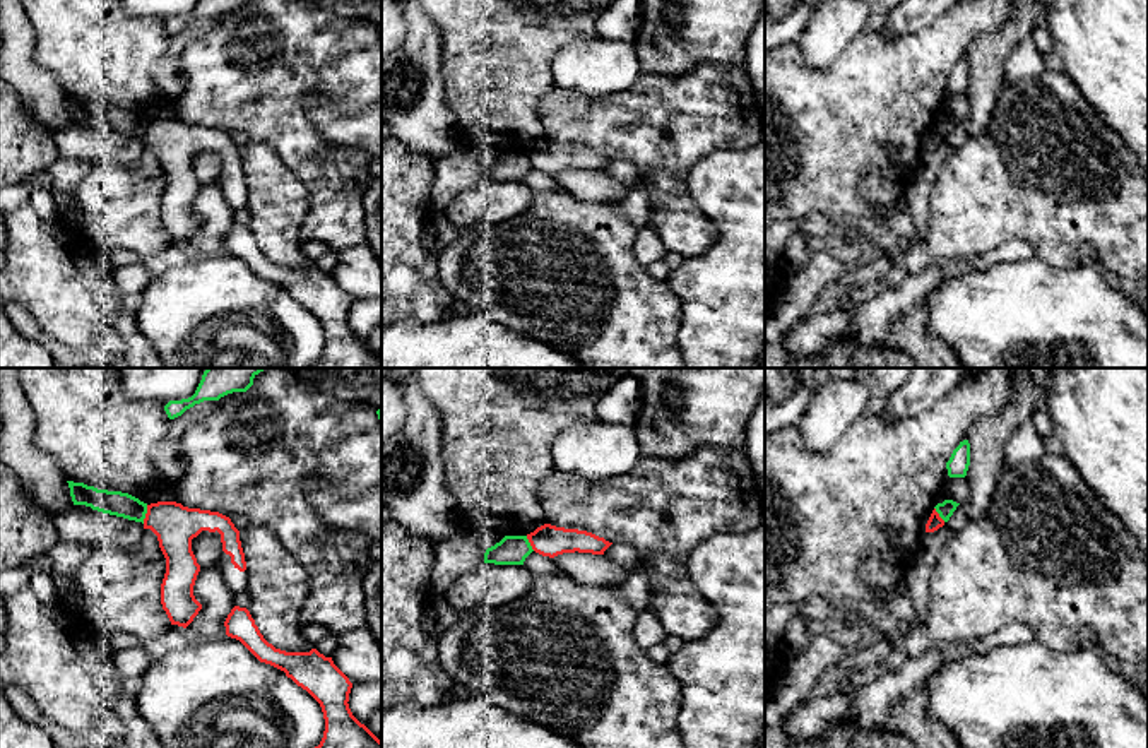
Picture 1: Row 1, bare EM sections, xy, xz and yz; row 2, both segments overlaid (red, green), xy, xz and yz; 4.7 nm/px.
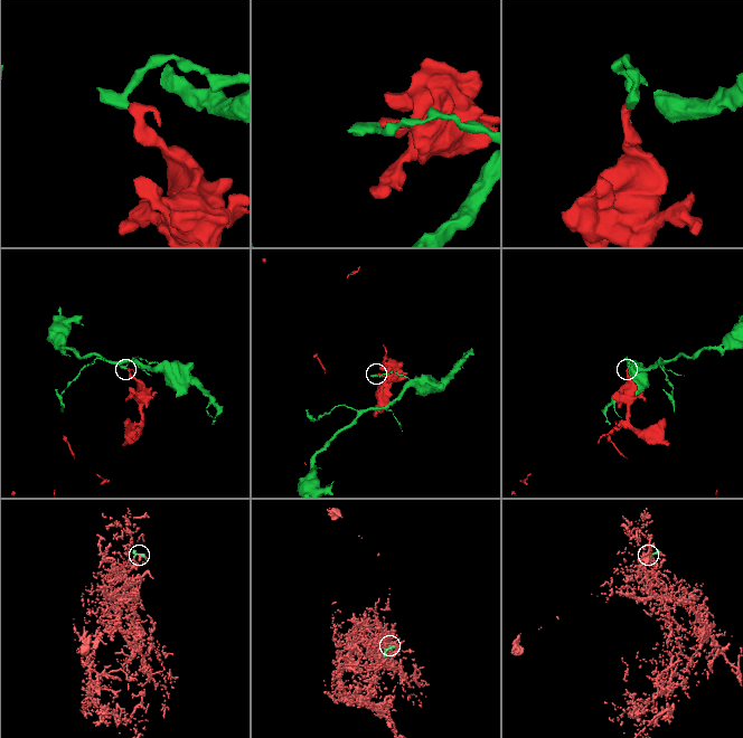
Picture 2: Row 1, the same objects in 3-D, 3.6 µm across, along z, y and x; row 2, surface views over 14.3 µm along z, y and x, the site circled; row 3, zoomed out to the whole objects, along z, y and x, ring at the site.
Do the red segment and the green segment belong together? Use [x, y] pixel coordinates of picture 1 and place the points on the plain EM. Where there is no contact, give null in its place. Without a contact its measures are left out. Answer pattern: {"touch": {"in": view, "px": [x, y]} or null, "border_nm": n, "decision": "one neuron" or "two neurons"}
{"touch": {"in": "xy", "px": [146, 130]}, "border_nm": 90, "decision": "two neurons"}

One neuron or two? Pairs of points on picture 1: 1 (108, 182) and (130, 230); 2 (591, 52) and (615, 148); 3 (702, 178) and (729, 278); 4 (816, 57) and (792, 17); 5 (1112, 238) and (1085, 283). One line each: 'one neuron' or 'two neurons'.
1: one neuron
2: two neurons
3: one neuron
4: two neurons
5: two neurons

